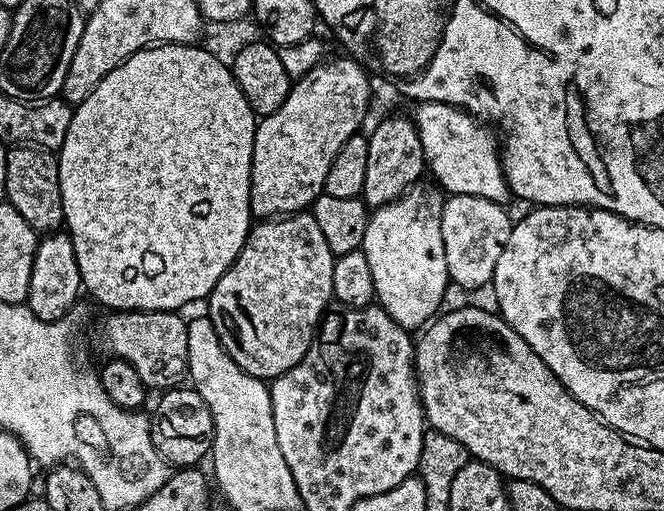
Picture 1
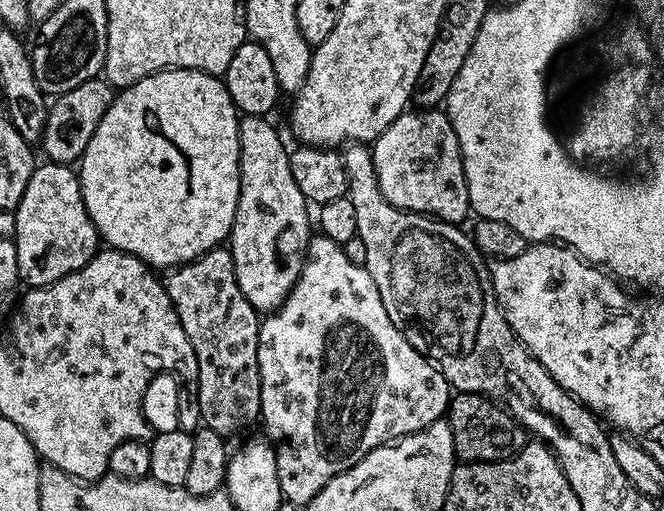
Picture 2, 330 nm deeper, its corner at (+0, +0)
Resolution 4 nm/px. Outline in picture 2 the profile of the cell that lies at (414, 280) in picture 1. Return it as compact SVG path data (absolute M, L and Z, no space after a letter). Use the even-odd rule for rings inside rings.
M406 110L382 133L370 148L377 184L386 202L404 212L420 212L444 220L448 224L459 225L464 215L469 215L468 183L464 173L464 159L458 146L458 134L454 134L452 124L444 110Z

